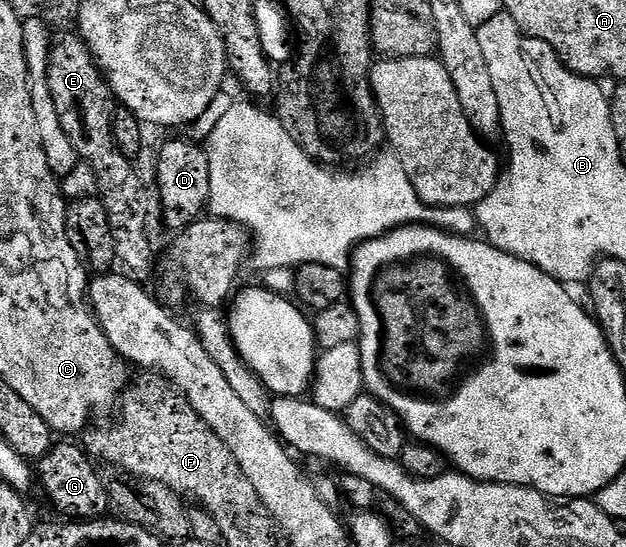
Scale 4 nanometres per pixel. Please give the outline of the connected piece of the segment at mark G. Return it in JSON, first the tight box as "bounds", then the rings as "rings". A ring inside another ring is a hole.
{"bounds":[35,441,111,521],"rings":[[[57,441],[54,442],[53,448],[47,452],[45,456],[36,464],[35,475],[41,483],[45,486],[45,491],[49,494],[49,499],[62,511],[62,516],[76,517],[81,521],[88,521],[91,519],[100,519],[108,516],[111,511],[111,504],[109,501],[109,489],[106,480],[101,480],[101,475],[96,471],[94,460],[85,454],[84,446],[73,444],[73,441]]]}

